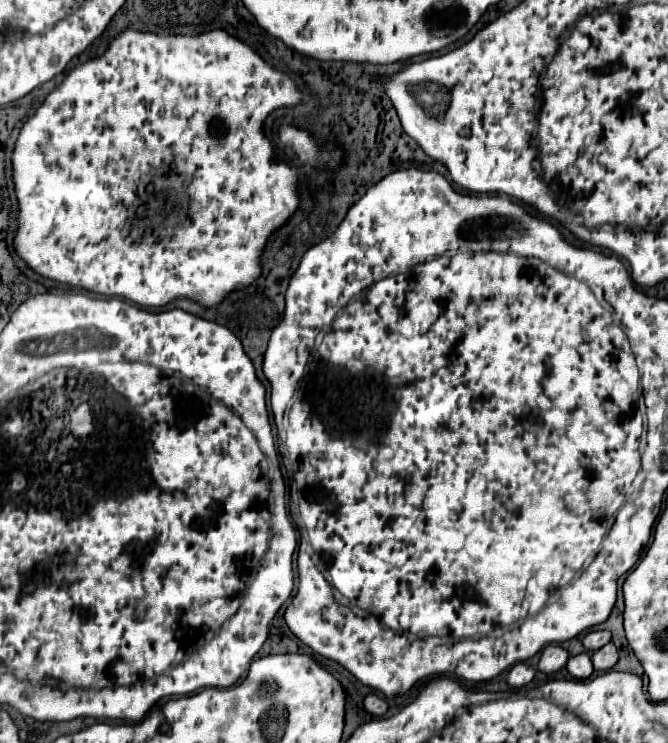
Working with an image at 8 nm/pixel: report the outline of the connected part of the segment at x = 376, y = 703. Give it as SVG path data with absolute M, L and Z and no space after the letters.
M371 693L371 695L367 695L365 697L365 709L371 713L371 715L377 715L377 717L381 717L381 715L385 715L387 713L387 703L385 703L385 699L381 699L379 695L375 695L375 693Z

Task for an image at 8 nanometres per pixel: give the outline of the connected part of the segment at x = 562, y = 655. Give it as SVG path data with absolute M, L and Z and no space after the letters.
M547 645L541 653L541 659L539 659L539 671L543 673L555 673L559 671L561 667L565 667L569 659L569 653L559 647L559 645Z

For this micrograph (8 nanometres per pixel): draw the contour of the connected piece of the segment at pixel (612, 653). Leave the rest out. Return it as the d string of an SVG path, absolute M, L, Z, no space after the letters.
M607 643L605 647L597 649L591 655L591 661L593 661L595 671L609 671L617 663L617 659L619 659L619 655L617 655L617 649L615 649L613 643Z

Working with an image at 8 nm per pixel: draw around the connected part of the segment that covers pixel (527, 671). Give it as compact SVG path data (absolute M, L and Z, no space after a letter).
M517 663L517 665L513 665L513 667L509 669L509 673L507 673L507 683L509 683L511 687L515 687L515 689L521 689L521 687L529 685L529 683L533 681L533 677L535 677L535 669L533 669L533 667L529 667L529 665L525 665L525 663Z

